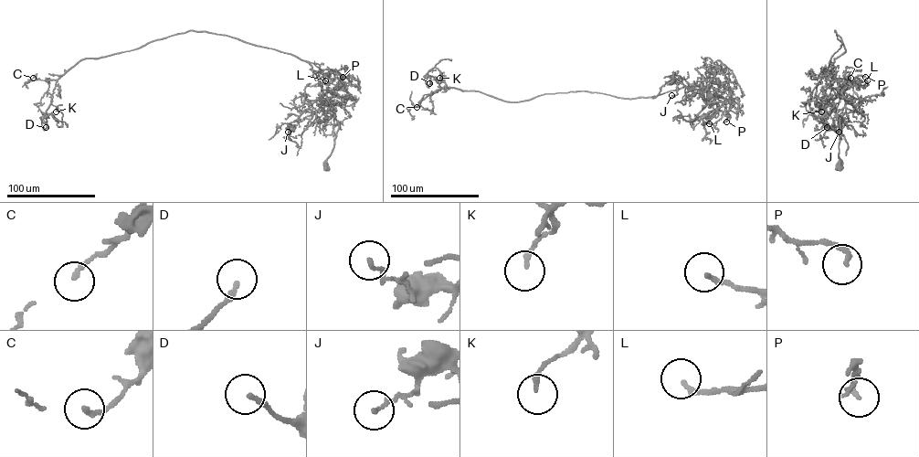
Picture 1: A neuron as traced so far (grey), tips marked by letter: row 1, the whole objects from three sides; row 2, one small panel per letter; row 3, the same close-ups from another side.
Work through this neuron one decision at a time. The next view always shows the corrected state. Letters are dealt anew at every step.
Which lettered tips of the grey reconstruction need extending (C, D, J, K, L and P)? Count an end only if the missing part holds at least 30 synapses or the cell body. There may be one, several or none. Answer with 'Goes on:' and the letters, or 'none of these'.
Goes on: none of these

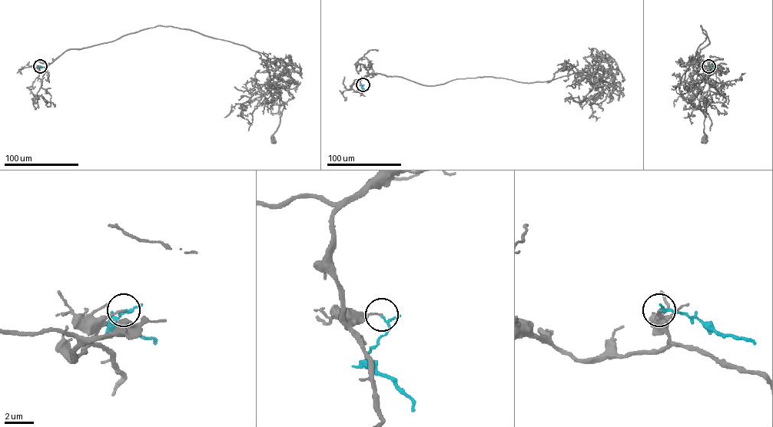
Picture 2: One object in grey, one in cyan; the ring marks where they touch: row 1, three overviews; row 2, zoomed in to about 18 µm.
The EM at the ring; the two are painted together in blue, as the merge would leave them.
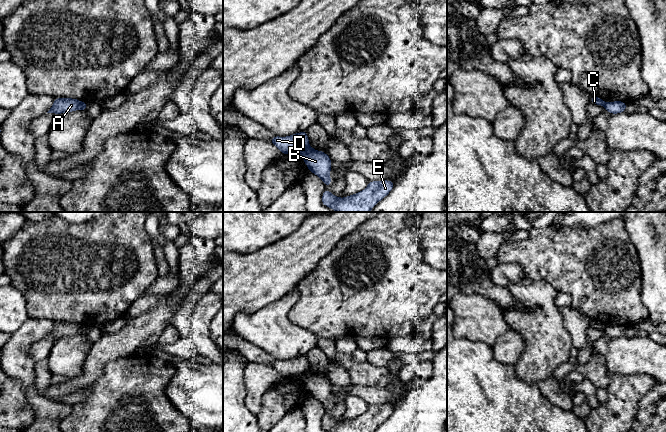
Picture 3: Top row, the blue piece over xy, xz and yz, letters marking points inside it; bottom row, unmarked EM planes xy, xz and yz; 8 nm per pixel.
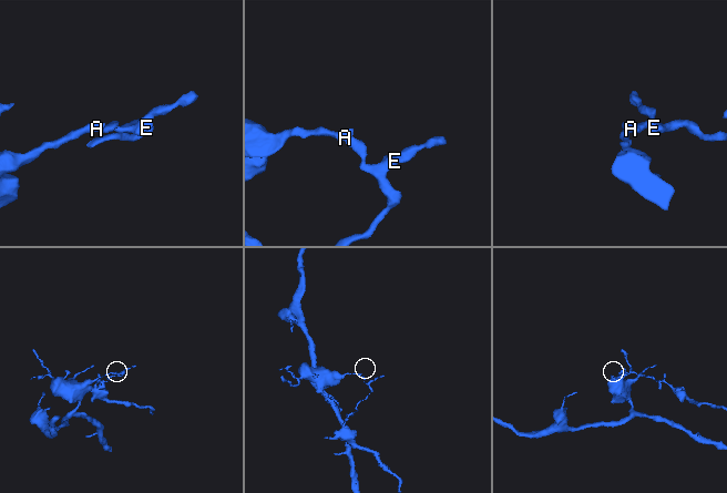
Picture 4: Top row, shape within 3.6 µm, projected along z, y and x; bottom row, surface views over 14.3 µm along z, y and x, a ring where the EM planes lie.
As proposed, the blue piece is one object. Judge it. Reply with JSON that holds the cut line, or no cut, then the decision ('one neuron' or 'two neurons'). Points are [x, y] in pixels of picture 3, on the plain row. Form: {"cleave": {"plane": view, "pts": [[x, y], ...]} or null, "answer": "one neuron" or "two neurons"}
{"cleave": {"plane": "xz", "pts": [[308, 369], [297, 376]]}, "answer": "two neurons"}

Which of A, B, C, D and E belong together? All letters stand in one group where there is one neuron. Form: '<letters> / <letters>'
A C D / B E

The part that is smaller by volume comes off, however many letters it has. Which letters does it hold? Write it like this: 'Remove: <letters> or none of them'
Remove: B, E

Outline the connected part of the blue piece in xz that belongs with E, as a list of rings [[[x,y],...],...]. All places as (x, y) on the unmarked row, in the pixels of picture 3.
[[[390,404],[369,405],[364,414],[344,422],[339,422],[326,413],[321,426],[329,432],[373,432],[391,416],[394,409]]]

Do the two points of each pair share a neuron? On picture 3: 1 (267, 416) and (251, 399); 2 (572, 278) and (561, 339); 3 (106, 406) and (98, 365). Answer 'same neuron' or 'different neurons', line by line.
1: different neurons
2: different neurons
3: different neurons

